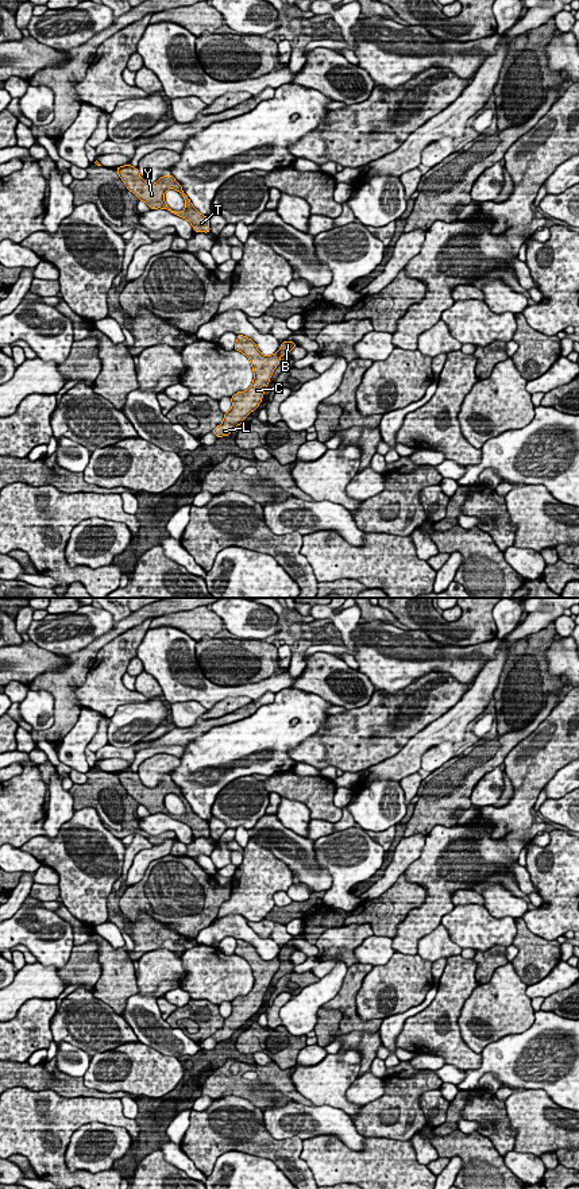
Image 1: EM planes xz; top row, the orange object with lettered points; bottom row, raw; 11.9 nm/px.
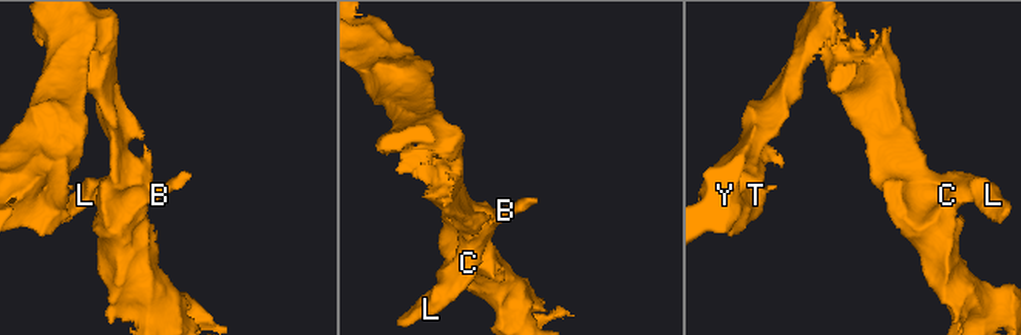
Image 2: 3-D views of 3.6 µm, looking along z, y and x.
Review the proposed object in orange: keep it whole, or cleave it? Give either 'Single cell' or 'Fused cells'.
Fused cells

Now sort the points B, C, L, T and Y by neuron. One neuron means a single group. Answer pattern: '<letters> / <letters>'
B / C L T Y

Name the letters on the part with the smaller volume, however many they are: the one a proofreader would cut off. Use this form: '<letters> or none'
B

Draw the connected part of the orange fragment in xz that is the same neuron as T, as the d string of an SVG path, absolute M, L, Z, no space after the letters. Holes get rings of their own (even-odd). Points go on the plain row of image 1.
M131 768L116 772L116 775L127 794L131 795L139 803L139 806L144 806L150 814L167 814L173 819L188 825L197 838L211 837L208 821L201 819L192 810L190 804L184 798L182 791L174 784L171 779L161 781L155 788L148 788L142 784L139 775L132 772ZM167 794L175 794L182 799L185 804L185 814L182 817L171 815L165 807L165 796Z

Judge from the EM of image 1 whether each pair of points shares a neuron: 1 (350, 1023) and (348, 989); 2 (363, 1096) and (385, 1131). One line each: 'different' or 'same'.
1: same
2: different

